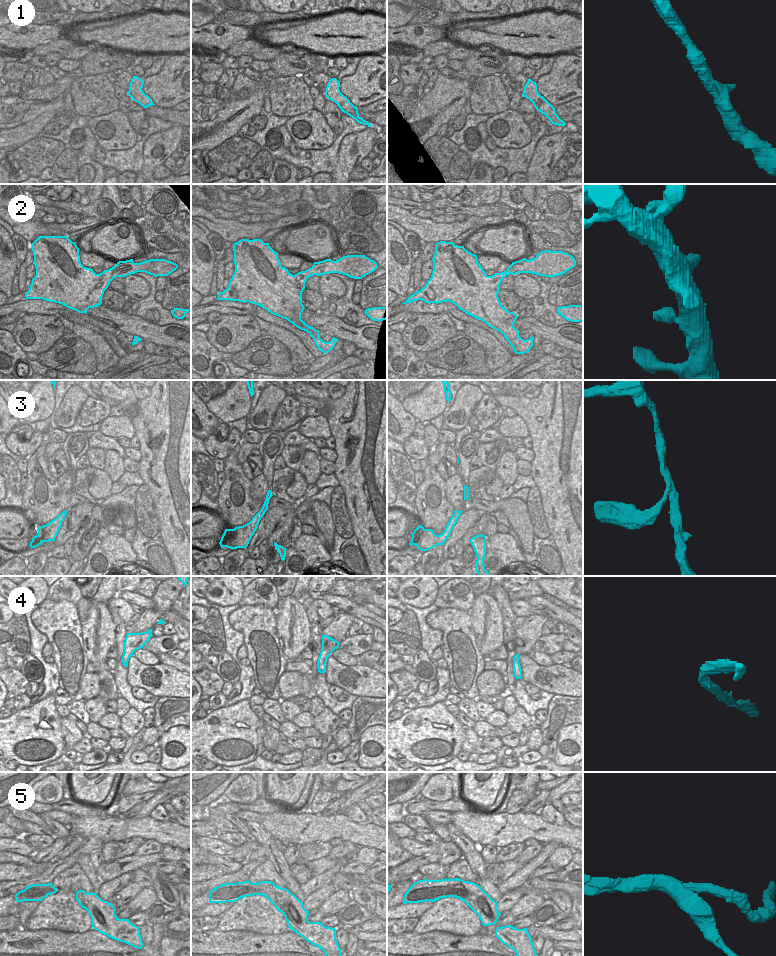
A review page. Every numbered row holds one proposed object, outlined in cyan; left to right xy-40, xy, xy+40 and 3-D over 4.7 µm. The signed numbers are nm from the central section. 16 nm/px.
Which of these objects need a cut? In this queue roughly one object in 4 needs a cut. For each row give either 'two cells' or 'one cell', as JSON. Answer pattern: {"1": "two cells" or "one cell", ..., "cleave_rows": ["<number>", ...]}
{"1": "one cell", "2": "one cell", "3": "one cell", "4": "one cell", "5": "two cells", "cleave_rows": ["5"]}

